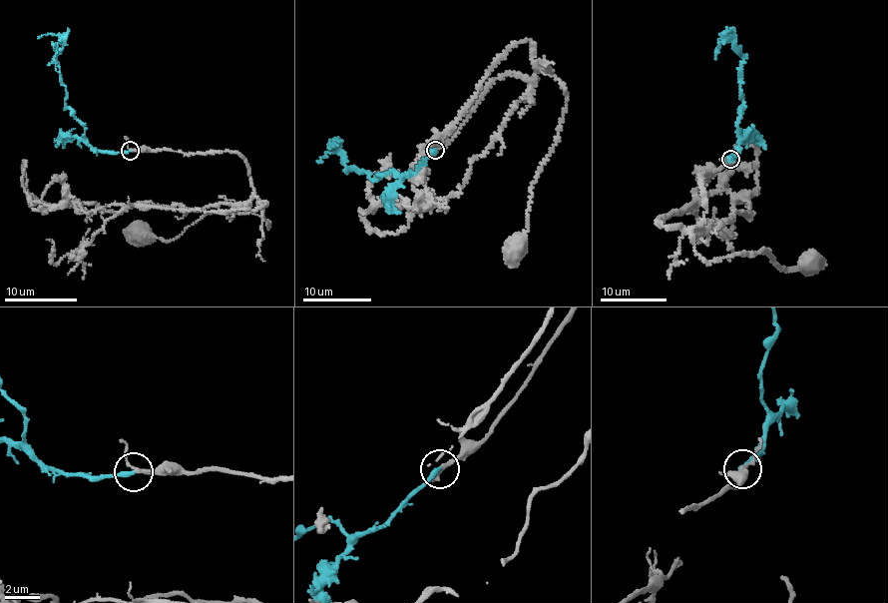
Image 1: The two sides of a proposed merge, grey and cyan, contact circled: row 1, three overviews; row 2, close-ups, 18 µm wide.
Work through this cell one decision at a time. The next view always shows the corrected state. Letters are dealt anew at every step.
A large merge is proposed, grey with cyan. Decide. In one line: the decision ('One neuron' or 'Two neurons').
One neuron

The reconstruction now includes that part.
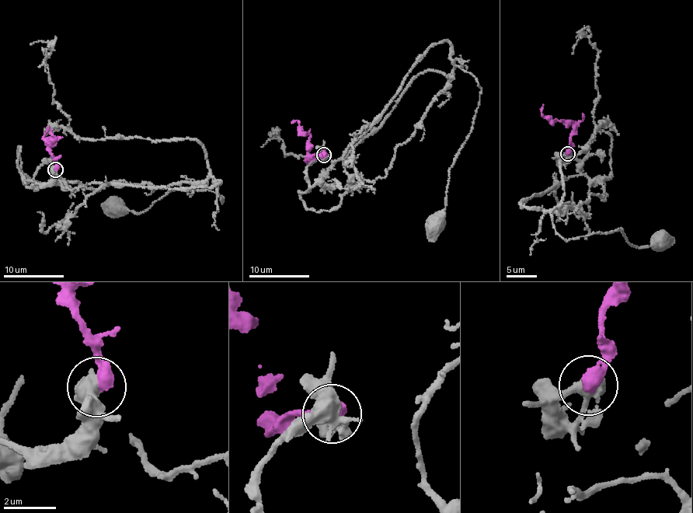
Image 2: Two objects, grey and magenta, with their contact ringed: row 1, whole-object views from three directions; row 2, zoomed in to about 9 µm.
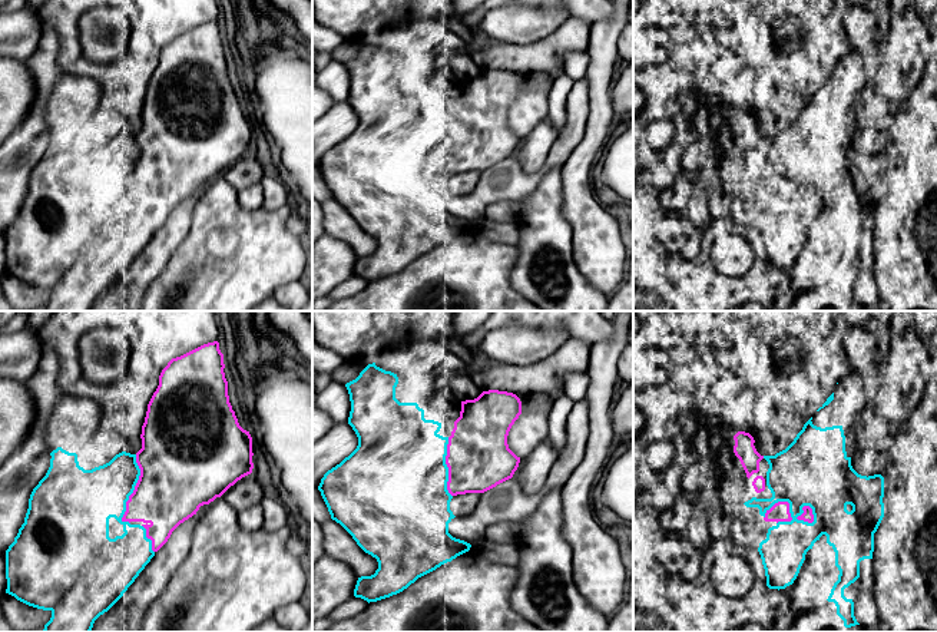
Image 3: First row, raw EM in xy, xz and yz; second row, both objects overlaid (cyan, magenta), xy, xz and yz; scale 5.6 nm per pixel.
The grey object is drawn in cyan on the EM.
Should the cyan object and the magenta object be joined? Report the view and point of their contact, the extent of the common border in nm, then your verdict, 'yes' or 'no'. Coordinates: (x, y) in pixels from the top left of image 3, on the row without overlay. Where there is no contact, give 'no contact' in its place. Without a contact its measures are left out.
contact xy (133, 168); length 400 nm; yes

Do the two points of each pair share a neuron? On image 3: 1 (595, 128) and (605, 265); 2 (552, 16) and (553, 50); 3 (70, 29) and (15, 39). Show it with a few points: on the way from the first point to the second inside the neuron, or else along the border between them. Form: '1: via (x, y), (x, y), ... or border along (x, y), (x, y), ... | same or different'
1: via (580, 162), (580, 208), (595, 231) | same
2: border along (568, 17), (549, 35), (520, 45) | different
3: border along (36, 15), (43, 25) | different

